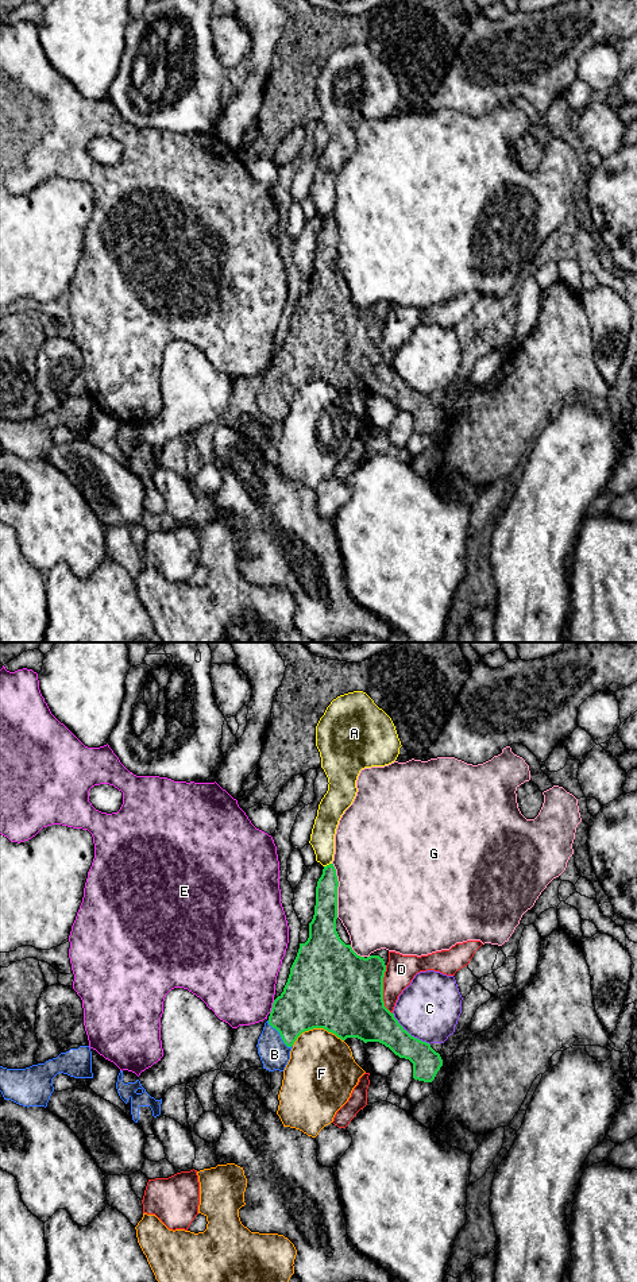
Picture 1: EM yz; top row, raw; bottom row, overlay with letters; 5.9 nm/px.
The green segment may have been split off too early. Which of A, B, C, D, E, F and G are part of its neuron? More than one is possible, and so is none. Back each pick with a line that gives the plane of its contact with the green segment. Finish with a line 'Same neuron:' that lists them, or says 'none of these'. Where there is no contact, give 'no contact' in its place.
B: yz
Same neuron: B

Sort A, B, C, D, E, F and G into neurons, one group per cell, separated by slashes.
A / B / C / D / E / F / G

